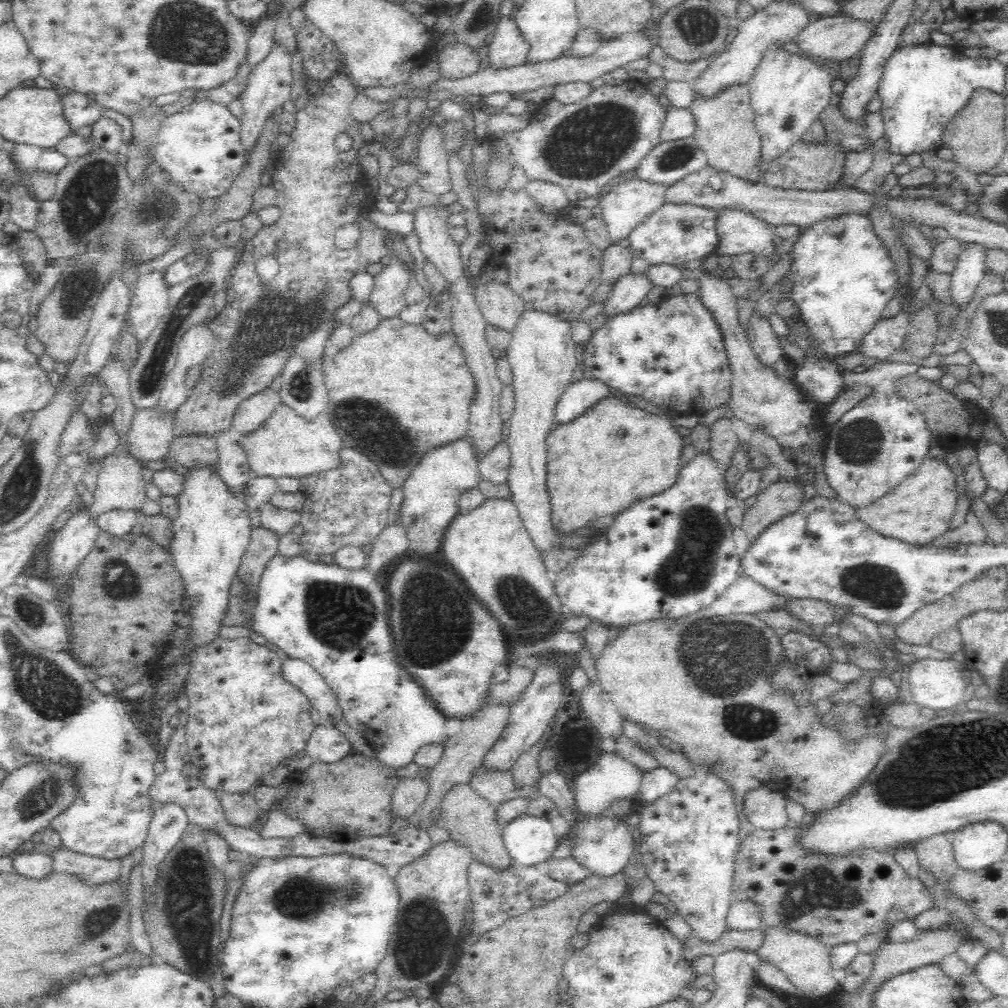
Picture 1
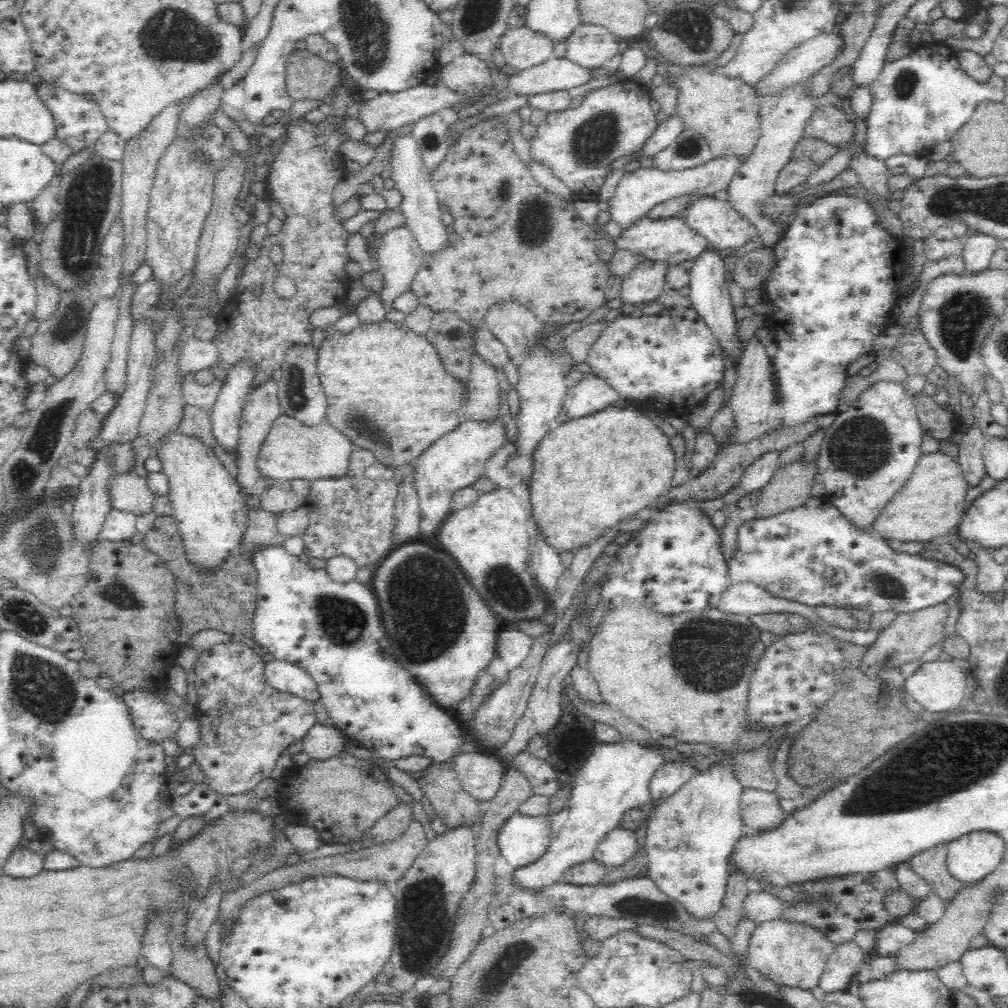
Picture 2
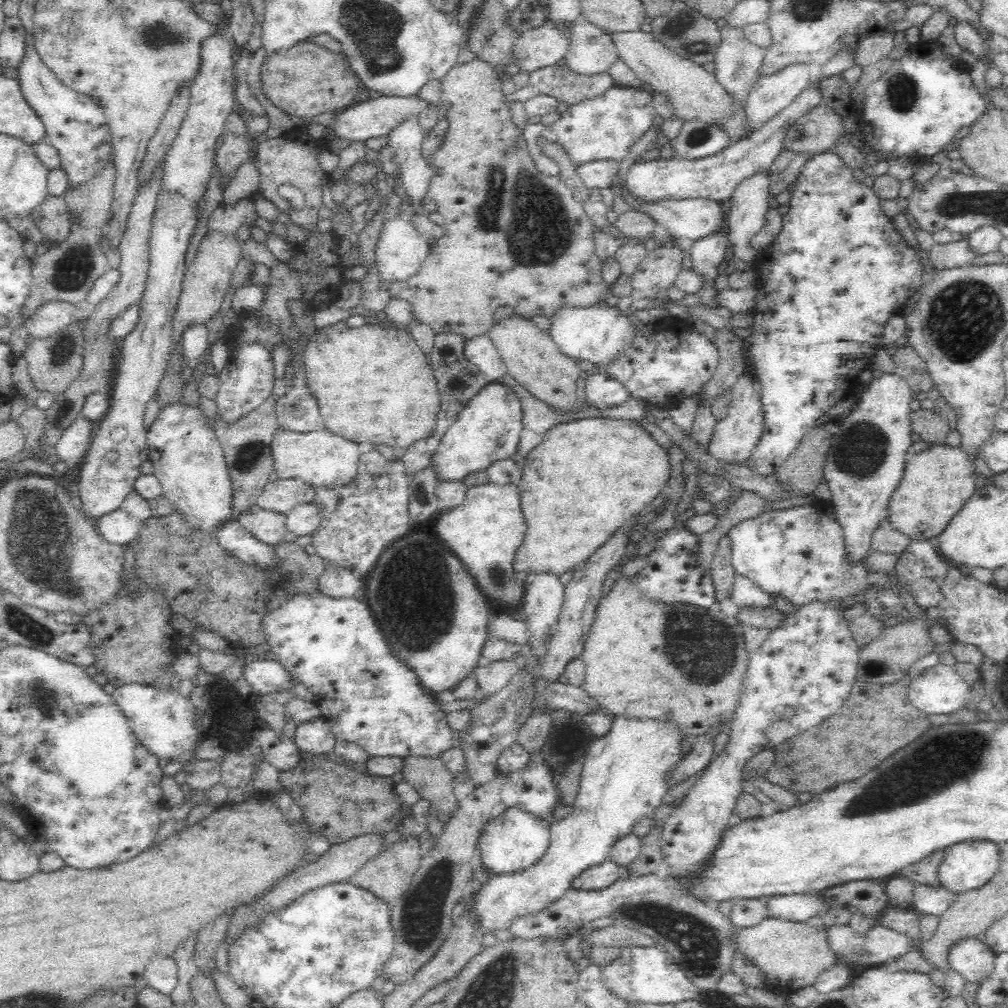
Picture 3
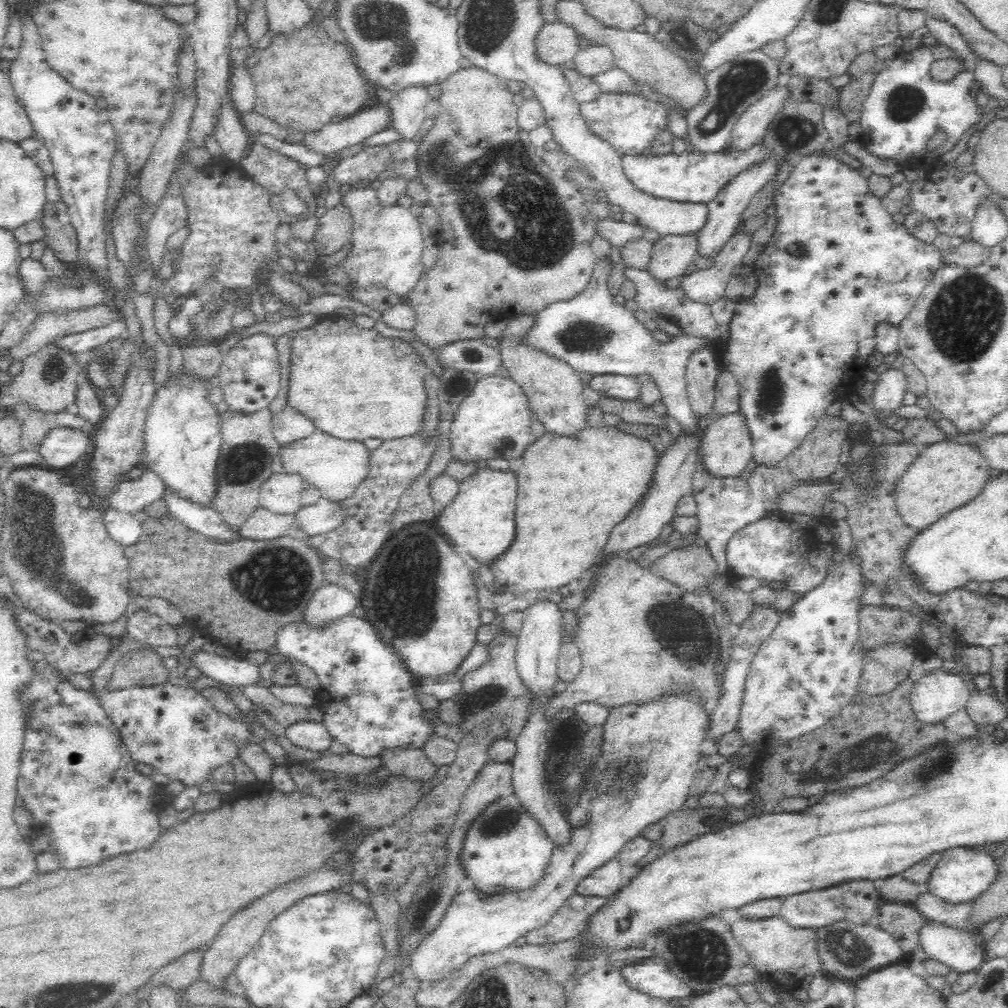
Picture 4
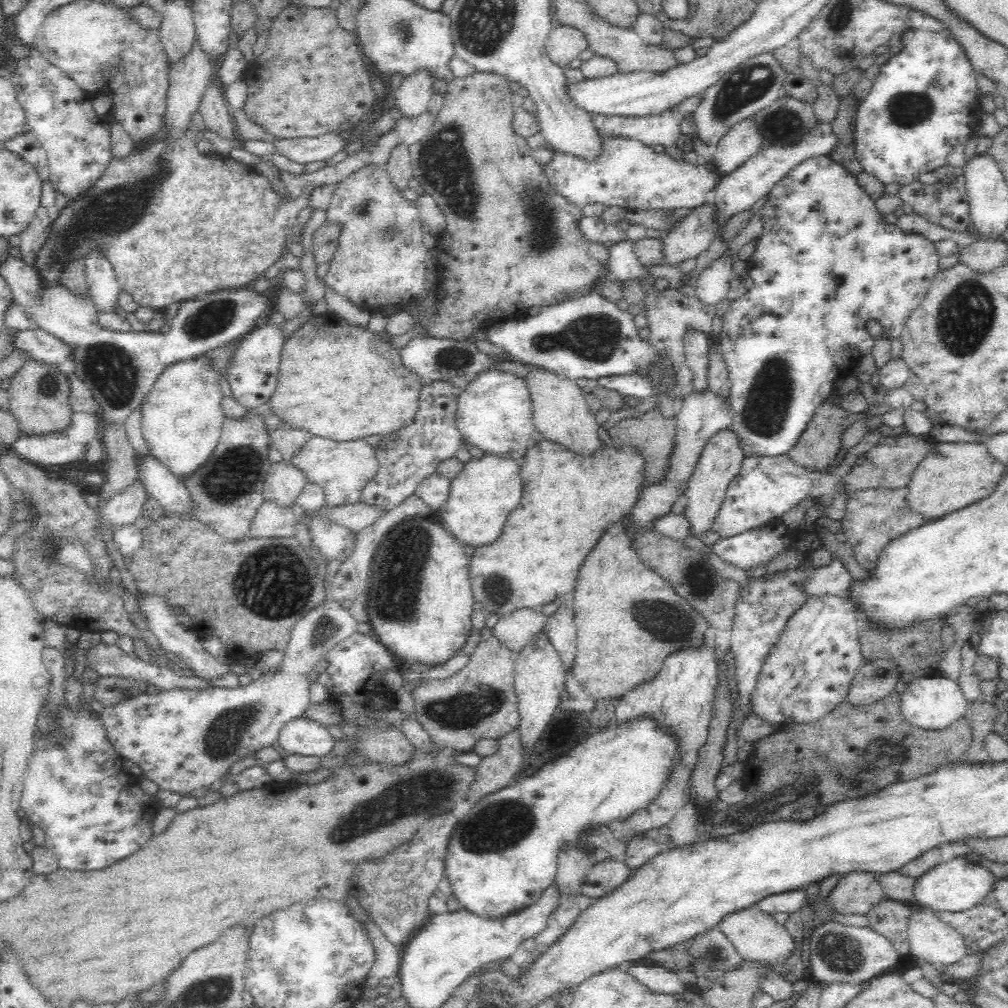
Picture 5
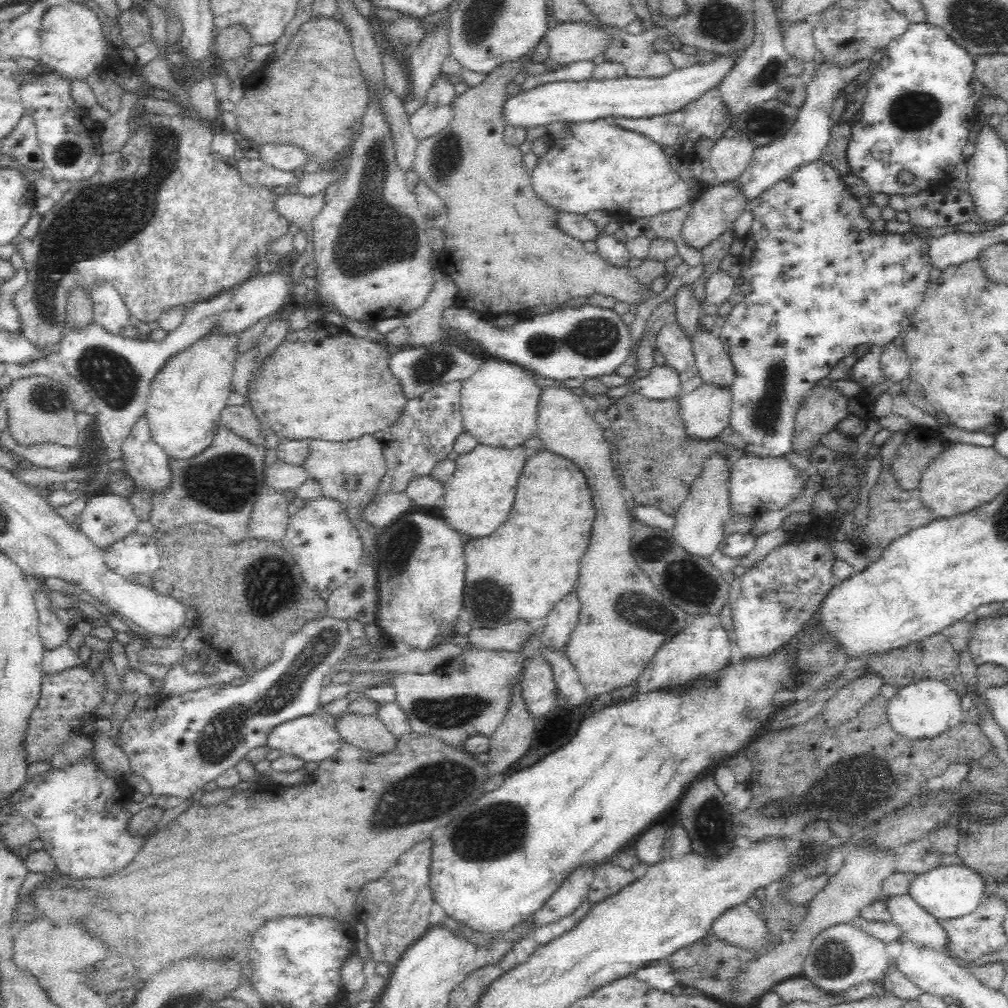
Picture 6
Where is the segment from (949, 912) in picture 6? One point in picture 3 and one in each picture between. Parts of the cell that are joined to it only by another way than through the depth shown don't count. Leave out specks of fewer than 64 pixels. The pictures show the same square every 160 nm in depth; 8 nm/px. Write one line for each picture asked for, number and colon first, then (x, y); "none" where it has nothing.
3: (970, 864)
4: (963, 873)
5: (955, 884)

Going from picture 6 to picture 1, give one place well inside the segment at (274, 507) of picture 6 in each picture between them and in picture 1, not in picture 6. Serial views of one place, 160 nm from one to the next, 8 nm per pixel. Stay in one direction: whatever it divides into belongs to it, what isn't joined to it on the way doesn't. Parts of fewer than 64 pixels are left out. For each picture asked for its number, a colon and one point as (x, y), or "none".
1: (263, 546)
2: (261, 533)
3: (267, 526)
4: (262, 524)
5: (270, 521)

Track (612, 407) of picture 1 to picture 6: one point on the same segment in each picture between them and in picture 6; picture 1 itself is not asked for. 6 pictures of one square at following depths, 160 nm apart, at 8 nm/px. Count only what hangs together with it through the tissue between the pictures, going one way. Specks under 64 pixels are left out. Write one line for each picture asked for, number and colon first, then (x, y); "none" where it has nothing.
2: (590, 472)
3: (587, 477)
4: (573, 490)
5: (569, 500)
6: (531, 561)

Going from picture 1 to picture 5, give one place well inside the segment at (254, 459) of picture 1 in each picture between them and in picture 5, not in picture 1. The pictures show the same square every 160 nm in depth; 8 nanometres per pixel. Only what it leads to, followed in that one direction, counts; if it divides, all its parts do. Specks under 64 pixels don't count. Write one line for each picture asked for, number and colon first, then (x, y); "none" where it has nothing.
2: (291, 450)
3: (319, 457)
4: (335, 467)
5: (342, 468)

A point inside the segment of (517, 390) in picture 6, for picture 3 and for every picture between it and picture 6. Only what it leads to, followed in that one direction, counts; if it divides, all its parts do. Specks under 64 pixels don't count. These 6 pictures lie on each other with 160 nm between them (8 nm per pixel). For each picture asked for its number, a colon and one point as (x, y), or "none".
3: (486, 431)
4: (493, 422)
5: (493, 414)

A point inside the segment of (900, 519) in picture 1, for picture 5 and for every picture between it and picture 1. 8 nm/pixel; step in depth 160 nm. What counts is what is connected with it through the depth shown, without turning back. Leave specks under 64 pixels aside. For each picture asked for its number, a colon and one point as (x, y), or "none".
2: (931, 502)
3: (938, 481)
4: (946, 475)
5: (952, 475)

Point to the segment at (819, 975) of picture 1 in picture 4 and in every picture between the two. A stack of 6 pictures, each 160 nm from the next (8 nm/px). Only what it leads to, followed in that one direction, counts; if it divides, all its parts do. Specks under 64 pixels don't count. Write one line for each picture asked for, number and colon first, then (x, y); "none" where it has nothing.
2: (794, 954)
3: (790, 954)
4: (776, 949)

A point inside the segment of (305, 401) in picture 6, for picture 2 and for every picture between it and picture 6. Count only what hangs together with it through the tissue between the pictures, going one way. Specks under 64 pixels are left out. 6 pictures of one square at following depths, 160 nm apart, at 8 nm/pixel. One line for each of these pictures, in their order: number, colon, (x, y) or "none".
2: (385, 373)
3: (372, 381)
4: (354, 383)
5: (336, 380)

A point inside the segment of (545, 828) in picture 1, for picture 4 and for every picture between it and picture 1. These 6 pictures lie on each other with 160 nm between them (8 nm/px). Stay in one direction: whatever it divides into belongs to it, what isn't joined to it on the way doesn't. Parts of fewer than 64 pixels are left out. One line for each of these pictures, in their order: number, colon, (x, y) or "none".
2: (522, 840)
3: (513, 840)
4: (506, 848)

